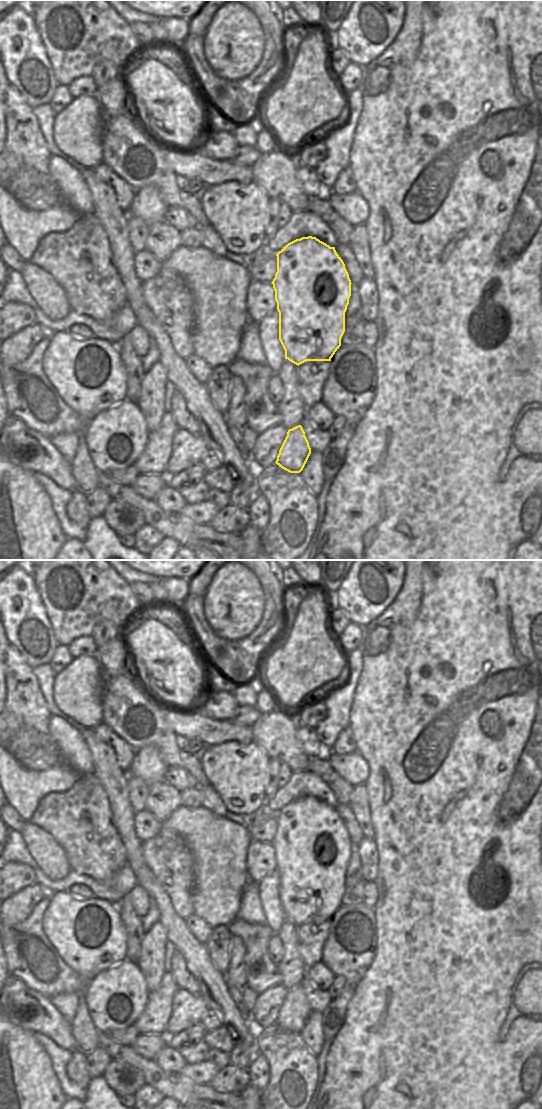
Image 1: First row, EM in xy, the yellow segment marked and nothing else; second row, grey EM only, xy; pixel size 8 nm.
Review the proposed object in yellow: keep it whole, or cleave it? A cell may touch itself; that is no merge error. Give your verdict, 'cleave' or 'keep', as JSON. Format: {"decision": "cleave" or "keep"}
{"decision": "keep"}

